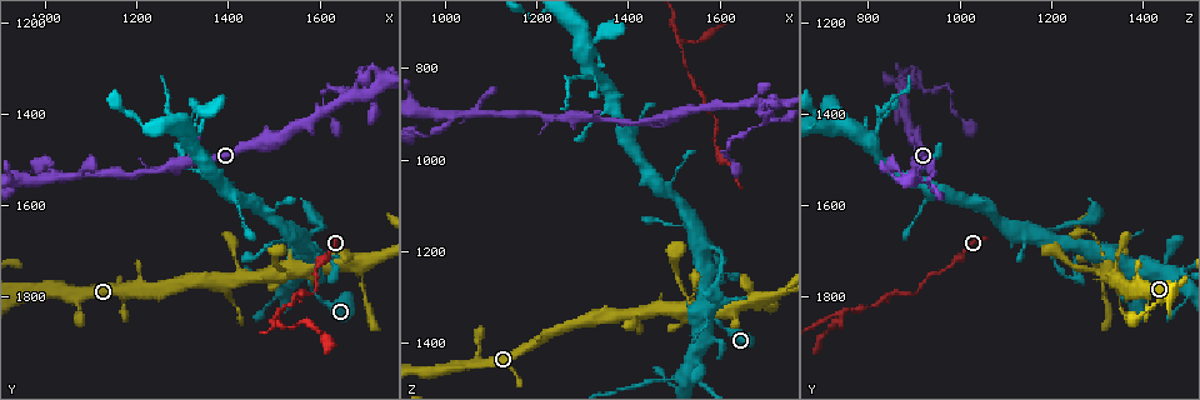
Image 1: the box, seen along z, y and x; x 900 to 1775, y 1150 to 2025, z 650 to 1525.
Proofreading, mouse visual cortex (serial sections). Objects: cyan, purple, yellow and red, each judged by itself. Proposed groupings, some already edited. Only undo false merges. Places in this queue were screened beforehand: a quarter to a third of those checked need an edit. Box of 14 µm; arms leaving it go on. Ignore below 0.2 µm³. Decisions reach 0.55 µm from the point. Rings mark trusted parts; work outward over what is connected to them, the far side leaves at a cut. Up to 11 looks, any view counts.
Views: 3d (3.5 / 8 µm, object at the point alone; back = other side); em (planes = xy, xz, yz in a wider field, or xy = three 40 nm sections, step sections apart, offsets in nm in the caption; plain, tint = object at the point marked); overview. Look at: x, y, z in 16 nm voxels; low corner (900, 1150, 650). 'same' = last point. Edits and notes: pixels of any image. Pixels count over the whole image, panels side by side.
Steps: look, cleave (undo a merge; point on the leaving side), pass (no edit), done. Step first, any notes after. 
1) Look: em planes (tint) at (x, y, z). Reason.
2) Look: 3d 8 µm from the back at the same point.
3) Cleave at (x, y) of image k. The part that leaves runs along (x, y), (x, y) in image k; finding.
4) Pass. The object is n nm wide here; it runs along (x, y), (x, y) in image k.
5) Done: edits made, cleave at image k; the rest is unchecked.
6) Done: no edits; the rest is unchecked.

Look: 3d 3.5 µm at (1505, 1830, 745). Abrupt turn.

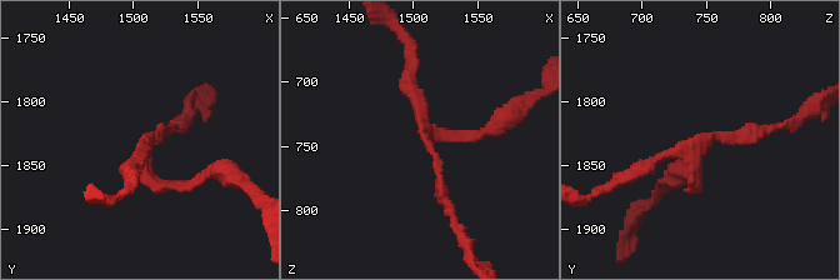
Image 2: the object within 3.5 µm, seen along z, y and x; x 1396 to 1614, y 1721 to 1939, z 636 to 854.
Look: em xy step 2 (tint) at (1510, 1832, 742). Shape alone is not enough.

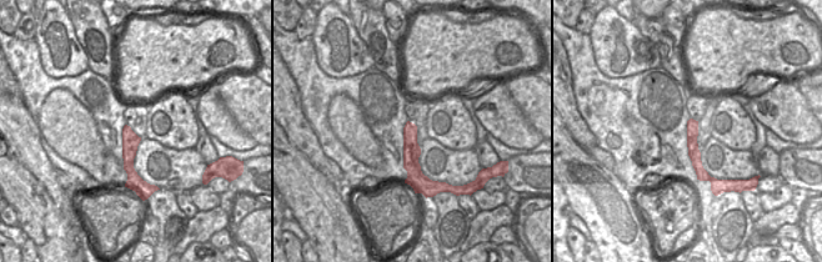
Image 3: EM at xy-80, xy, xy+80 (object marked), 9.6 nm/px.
Pass. It runs along (765, 128), (698, 139), (695, 181) in image 2; all the same cell.

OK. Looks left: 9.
Look: 3d 3.5 µm from the back at (1700, 1350, 880). A fork.

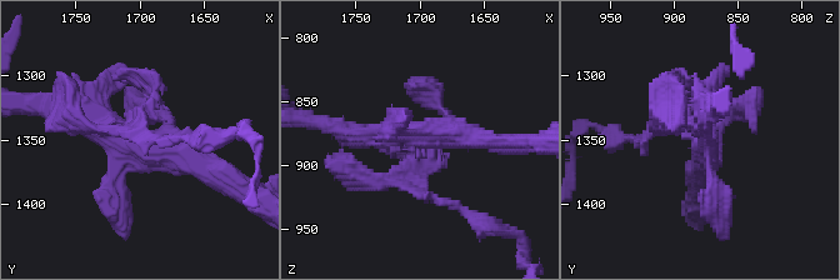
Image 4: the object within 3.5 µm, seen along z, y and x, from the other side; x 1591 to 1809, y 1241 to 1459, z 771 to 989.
Look: em xy step 3 (tint) at (1700, 1350, 878). Shape alone is not enough.

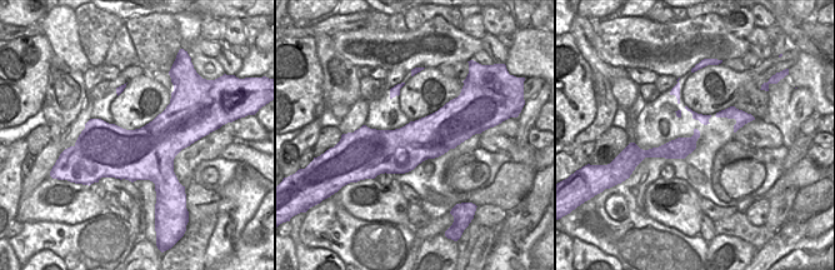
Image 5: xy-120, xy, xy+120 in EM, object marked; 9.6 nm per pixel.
Pass. One cell here.

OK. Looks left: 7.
Look: 3d 3.5 µm at (1600, 1800, 1360). Sudden change in width.

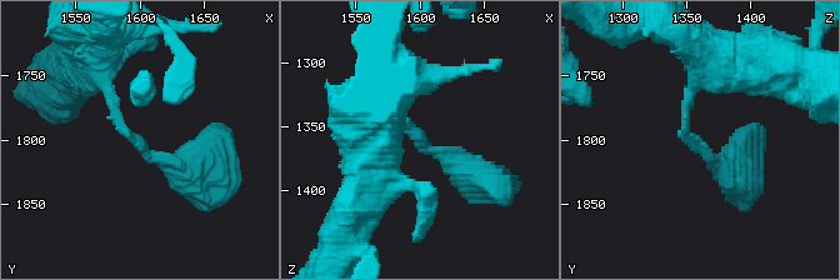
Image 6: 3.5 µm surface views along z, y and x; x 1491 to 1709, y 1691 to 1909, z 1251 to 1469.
Look: em xy step 2 (tint) at (1596, 1802, 1356). Need the tissue.

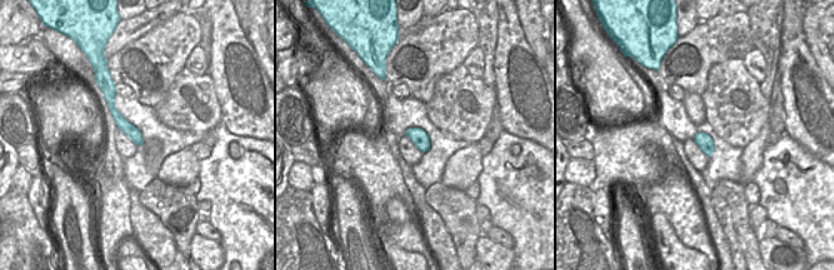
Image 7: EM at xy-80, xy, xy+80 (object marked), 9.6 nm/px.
Look: em planes (tint) at the same point. Another direction.

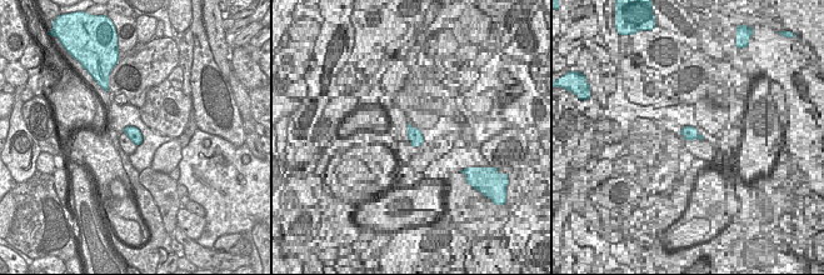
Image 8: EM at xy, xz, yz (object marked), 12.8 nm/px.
Pass. It runs along (194, 178), (121, 128), (101, 74) in image 6; continuous, no second cell.

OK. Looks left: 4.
Look: 3d 3.5 µm at (1500, 1760, 1480).

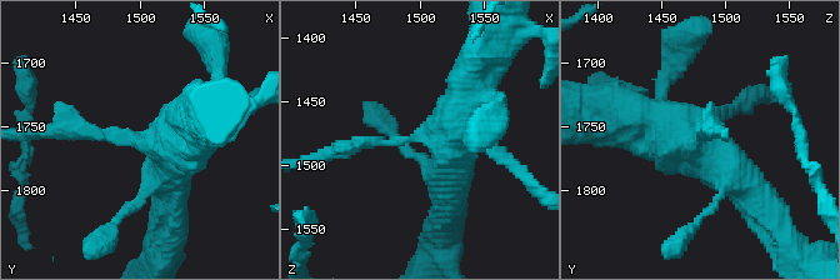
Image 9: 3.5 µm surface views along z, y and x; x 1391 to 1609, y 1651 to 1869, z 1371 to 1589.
Look: em xy step 5 (tint) at (1504, 1764, 1474).

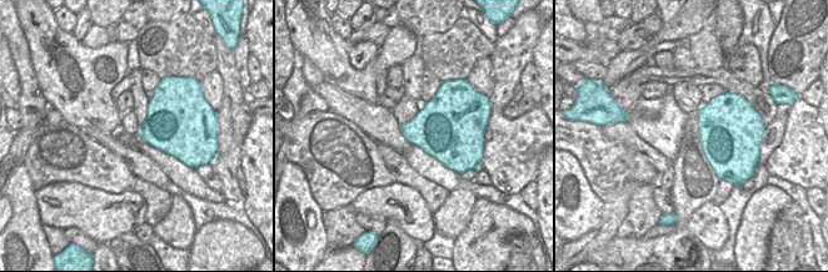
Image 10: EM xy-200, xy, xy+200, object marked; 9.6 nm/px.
Pass. It runs along (630, 121), (714, 151), (724, 194) in image 9; one cell here.

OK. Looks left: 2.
Done: no edits; the rest is unchecked.

